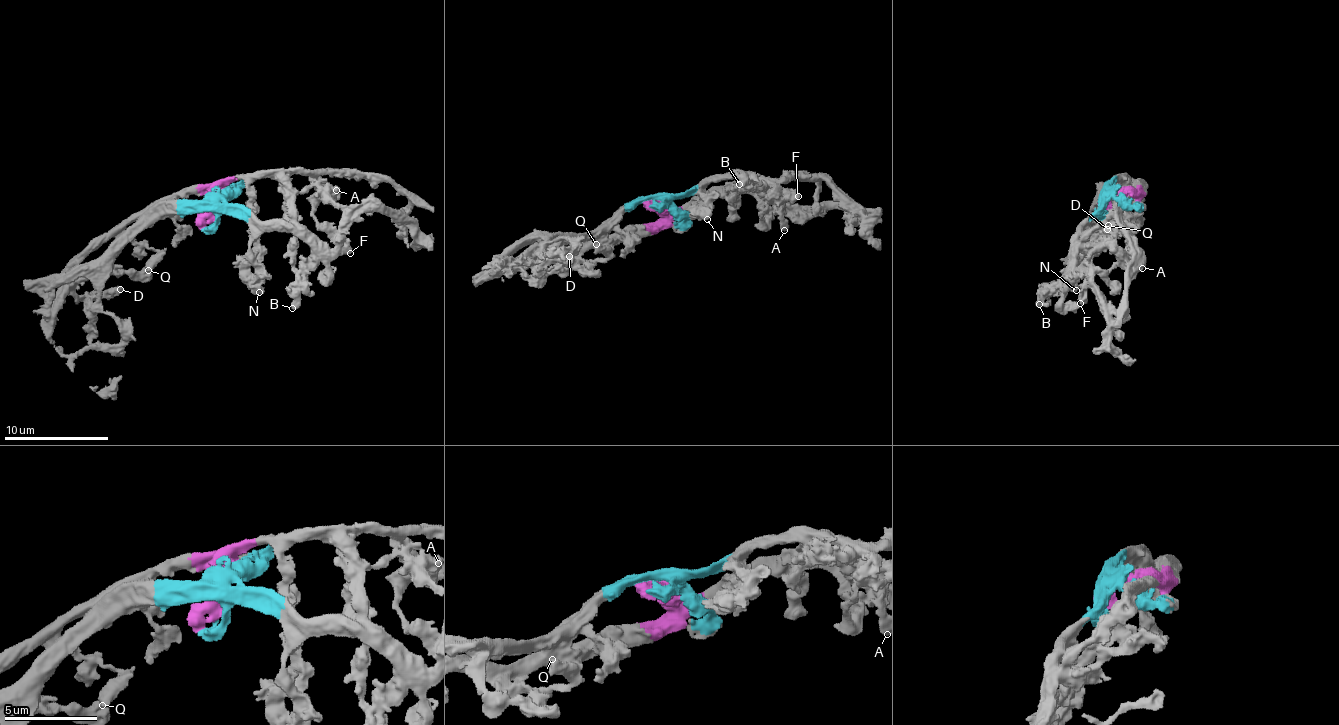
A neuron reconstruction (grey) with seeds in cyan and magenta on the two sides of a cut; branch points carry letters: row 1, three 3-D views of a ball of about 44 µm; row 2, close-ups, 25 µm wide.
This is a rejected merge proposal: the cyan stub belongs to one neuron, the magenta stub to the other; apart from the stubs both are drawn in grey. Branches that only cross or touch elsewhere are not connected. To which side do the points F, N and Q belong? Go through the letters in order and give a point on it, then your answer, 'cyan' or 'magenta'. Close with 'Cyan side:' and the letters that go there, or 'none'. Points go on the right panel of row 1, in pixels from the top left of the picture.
F: at (1080, 303); magenta
N: at (1076, 290); cyan
Q: at (1108, 225); magenta
Cyan side: N

